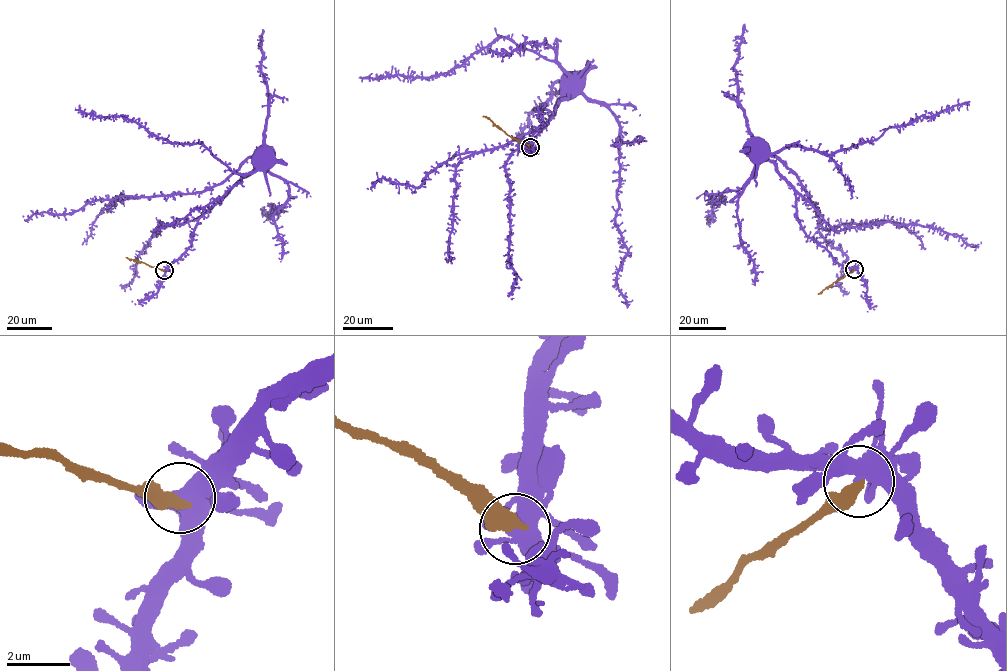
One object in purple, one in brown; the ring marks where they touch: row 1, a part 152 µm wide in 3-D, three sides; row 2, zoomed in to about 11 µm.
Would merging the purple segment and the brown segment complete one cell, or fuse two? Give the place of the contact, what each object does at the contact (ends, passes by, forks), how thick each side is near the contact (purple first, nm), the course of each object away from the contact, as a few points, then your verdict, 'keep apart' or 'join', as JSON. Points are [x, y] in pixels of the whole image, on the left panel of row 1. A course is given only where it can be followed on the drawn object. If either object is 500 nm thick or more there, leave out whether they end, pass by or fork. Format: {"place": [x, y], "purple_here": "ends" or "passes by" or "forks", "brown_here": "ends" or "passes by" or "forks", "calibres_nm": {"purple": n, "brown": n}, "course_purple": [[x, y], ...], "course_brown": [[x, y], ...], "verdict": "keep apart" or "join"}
{"place": [164, 270], "purple_here": "forks", "brown_here": "ends", "calibres_nm": {"purple": 400, "brown": 460}, "course_purple": [[164, 270], [189, 246], [196, 223], [251, 171], [253, 155], [255, 151], [259, 152]], "course_brown": [[164, 270], [126, 257]], "verdict": "keep apart"}

